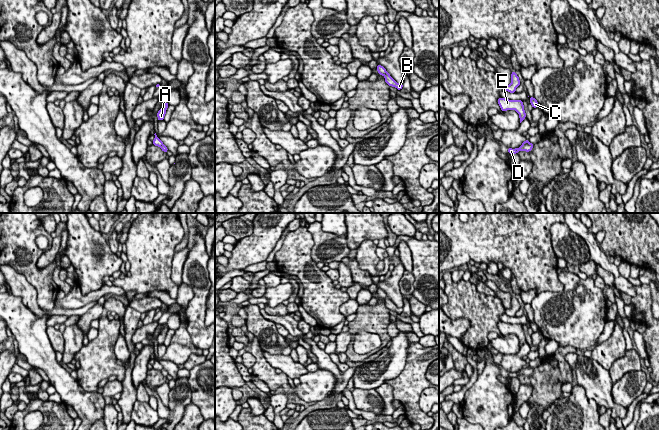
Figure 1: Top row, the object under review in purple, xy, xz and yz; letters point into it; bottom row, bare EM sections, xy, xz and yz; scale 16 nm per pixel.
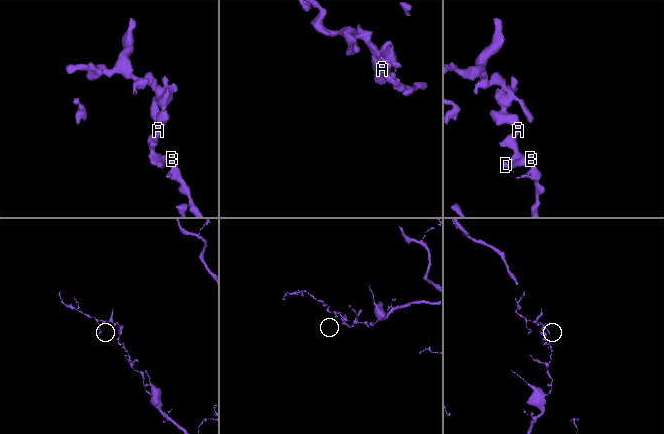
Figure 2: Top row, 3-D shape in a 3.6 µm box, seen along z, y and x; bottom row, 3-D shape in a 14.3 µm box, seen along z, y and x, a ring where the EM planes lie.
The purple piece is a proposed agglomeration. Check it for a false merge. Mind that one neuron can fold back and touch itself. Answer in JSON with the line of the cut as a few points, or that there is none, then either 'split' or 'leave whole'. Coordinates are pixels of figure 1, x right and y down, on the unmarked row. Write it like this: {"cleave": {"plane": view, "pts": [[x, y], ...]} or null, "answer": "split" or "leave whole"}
{"cleave": {"plane": "xz", "pts": [[386, 295], [384, 300]]}, "answer": "split"}

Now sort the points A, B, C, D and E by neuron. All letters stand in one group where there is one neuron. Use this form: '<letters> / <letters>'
A C E / B D

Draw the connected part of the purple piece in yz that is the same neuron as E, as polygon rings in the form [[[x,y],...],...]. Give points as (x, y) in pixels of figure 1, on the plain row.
[[[498,322],[498,328],[500,333],[505,336],[507,334],[515,334],[519,338],[520,347],[526,342],[523,325],[521,324],[509,324],[505,322]]]

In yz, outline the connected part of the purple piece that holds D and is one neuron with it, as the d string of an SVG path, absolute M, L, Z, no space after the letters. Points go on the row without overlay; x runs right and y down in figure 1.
M528 366L526 369L522 369L519 372L508 372L508 377L509 378L517 378L519 375L526 375L526 376L530 376L533 373L534 368Z

